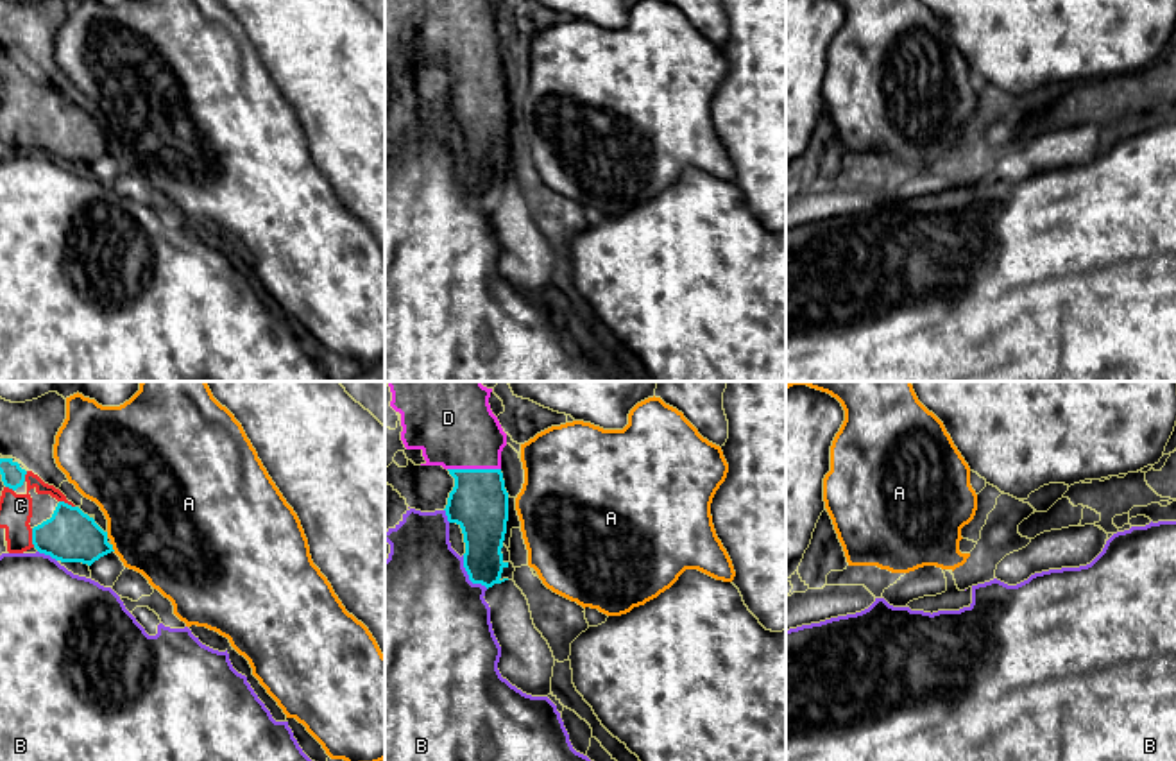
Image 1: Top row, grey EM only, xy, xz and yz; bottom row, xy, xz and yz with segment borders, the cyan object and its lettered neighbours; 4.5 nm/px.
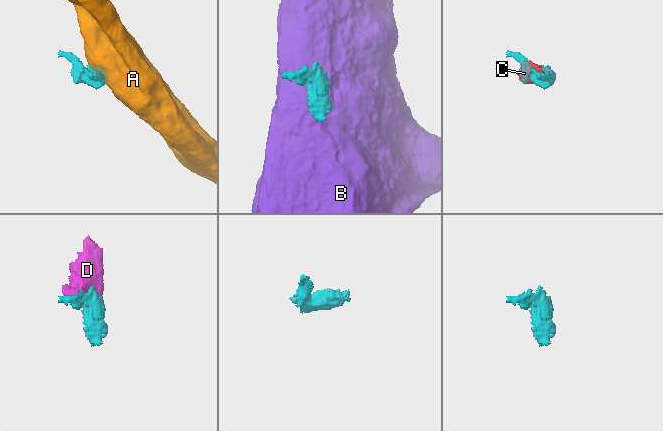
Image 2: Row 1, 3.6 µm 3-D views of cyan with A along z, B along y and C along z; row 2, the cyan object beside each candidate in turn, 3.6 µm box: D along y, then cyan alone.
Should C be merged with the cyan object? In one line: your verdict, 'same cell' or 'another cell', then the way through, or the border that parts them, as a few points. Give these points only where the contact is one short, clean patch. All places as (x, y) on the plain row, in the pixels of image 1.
same cell

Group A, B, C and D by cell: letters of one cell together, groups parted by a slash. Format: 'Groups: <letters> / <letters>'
Groups: A / B / C D

